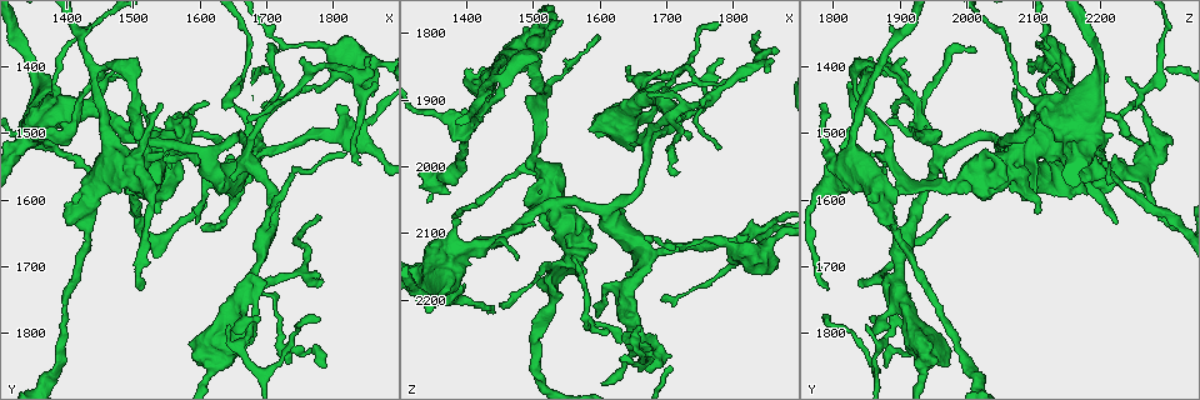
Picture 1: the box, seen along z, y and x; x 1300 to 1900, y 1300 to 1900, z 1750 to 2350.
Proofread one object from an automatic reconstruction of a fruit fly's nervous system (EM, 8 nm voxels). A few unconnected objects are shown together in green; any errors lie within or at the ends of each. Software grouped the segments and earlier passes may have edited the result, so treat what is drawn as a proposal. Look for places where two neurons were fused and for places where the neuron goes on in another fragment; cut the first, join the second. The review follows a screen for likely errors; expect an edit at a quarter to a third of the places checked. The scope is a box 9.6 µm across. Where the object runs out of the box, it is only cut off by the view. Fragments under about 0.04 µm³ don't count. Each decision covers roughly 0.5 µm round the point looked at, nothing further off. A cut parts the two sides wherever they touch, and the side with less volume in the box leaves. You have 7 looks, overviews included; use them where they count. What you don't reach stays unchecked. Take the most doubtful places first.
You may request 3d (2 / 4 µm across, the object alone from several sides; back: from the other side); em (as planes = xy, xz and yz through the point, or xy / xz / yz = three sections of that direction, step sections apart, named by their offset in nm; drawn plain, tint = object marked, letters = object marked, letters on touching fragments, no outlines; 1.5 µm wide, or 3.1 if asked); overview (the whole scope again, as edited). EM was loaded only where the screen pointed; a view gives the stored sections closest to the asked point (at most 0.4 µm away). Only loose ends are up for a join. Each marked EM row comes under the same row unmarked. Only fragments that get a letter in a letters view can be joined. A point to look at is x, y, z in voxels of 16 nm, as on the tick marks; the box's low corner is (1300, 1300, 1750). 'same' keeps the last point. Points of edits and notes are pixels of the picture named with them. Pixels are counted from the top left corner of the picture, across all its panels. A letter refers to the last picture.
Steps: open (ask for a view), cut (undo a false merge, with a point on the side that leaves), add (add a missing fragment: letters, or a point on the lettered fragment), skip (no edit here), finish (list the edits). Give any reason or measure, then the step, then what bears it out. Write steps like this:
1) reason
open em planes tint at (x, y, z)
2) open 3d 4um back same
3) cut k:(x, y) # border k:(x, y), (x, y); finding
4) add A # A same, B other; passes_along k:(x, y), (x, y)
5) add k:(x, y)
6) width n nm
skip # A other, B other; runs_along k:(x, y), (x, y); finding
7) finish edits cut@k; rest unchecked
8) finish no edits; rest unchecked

calibre changes
open 3d 2um at (1565, 1470, 2150)

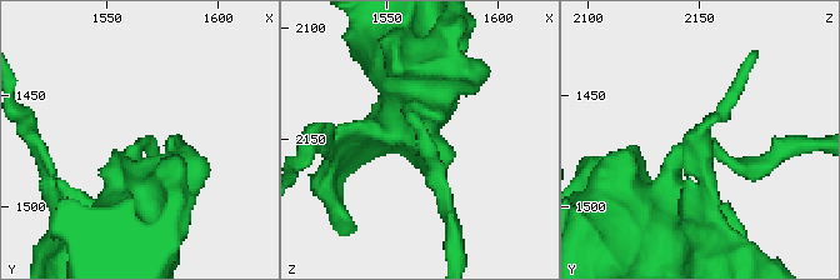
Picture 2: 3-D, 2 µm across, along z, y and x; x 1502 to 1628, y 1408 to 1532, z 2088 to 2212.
open em xy step 4 tint at (1566, 1472, 2147)

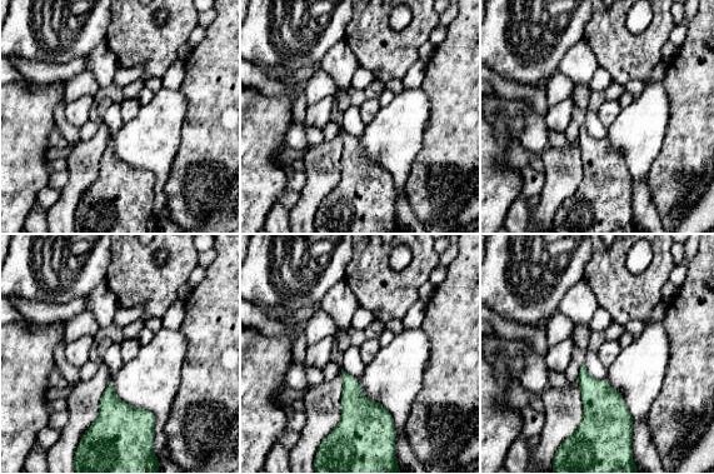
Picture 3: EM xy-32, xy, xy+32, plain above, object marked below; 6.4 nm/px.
another direction
open em planes letters same

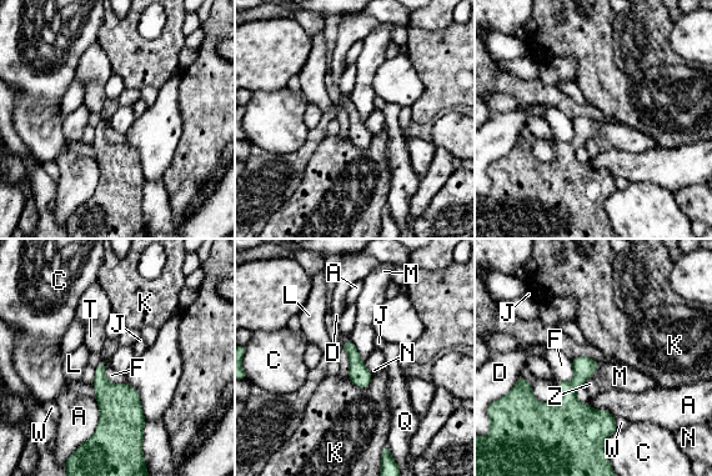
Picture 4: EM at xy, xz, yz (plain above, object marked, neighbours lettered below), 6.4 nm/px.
skip # A other, C other, D other, F other, J other, K other, L other, M other, N other, Q other, T other, W other, Z other; border 4:(350, 340), (362, 360); continuous, no second neuron

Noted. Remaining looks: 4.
thin end
open 3d 4um at (1735, 1845, 1960)

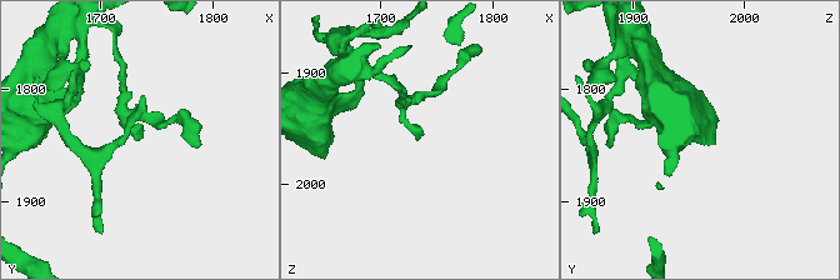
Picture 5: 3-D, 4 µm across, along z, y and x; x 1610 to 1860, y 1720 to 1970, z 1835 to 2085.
open em planes tint at (1732, 1844, 1958)

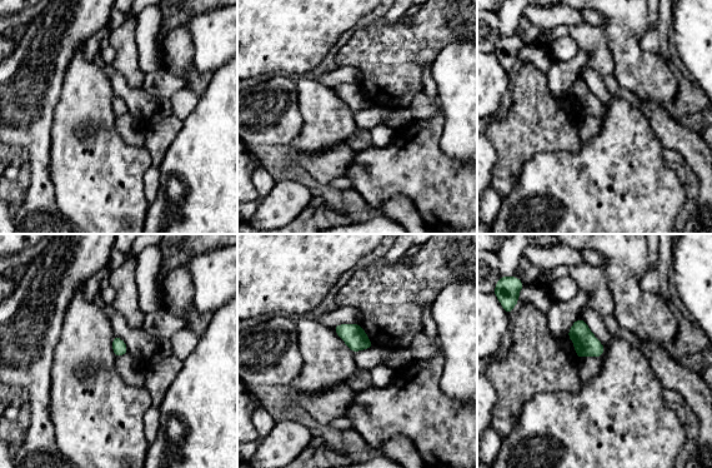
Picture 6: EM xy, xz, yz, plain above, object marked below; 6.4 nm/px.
see the neighbours
open em planes letters same

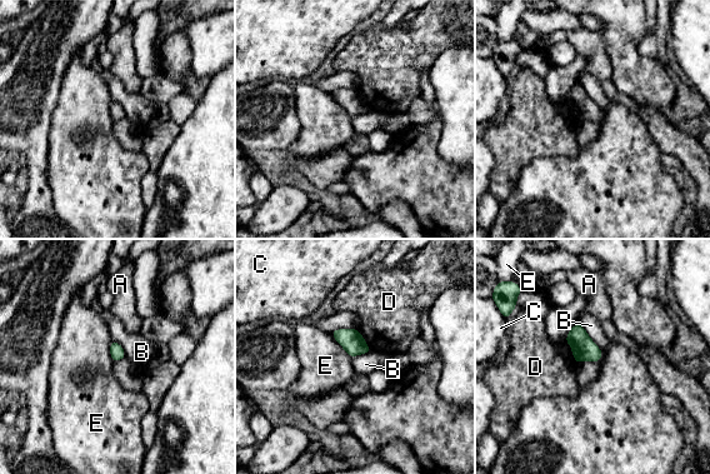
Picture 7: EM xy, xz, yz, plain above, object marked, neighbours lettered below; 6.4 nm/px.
skip # A other, B other, C other, D other, E other; border 7:(330, 334), (350, 358); no lettered fragment goes on from it

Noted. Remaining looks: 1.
free end
open em planes letters at (1855, 1425, 1820)

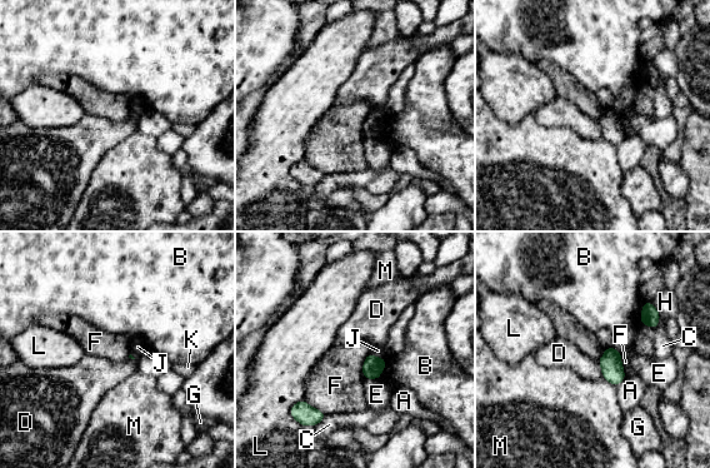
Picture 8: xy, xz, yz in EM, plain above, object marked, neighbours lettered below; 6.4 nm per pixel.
skip # A other, B other, C other, D other, E other, F other, G other, H other, J other, K other, L other, M other; border 8:(369, 352), (363, 364), (364, 378); no lettered fragment goes on from it

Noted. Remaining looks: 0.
finish no edits; rest unchecked

